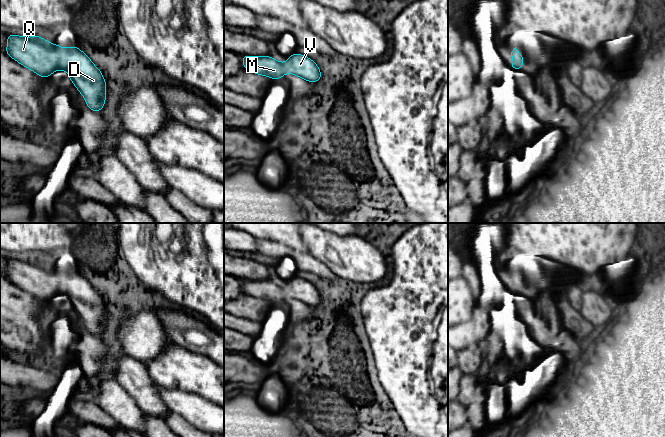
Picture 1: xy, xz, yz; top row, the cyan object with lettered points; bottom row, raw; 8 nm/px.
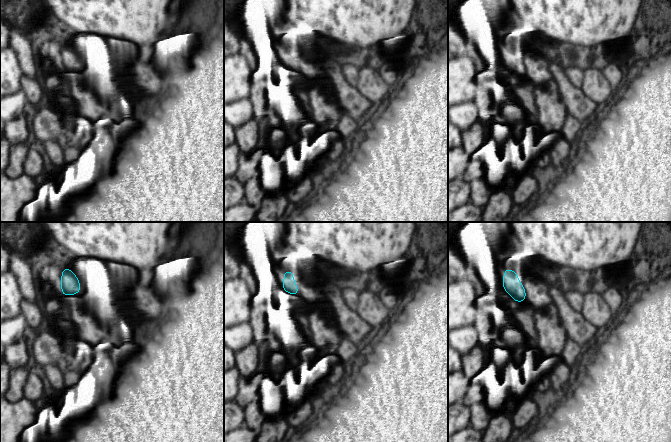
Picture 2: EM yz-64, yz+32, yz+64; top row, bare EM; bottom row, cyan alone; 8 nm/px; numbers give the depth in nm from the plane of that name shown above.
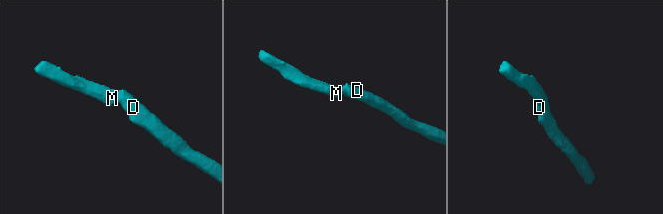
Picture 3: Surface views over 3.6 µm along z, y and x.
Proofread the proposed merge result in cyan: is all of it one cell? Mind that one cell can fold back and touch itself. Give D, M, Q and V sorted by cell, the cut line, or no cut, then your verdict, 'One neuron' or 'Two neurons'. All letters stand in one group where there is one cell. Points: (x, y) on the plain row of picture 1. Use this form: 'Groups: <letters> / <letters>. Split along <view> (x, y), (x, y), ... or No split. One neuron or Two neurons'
Groups: D M Q V. No split. One neuron

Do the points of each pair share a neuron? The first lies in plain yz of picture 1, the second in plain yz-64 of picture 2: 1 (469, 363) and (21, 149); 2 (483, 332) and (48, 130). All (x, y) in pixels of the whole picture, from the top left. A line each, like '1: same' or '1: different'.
1: different
2: different

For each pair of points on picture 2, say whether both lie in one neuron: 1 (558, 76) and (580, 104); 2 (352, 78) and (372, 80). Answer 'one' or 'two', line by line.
1: one
2: two

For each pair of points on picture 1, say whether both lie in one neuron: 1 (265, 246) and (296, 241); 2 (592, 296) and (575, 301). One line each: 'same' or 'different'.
1: different
2: different

